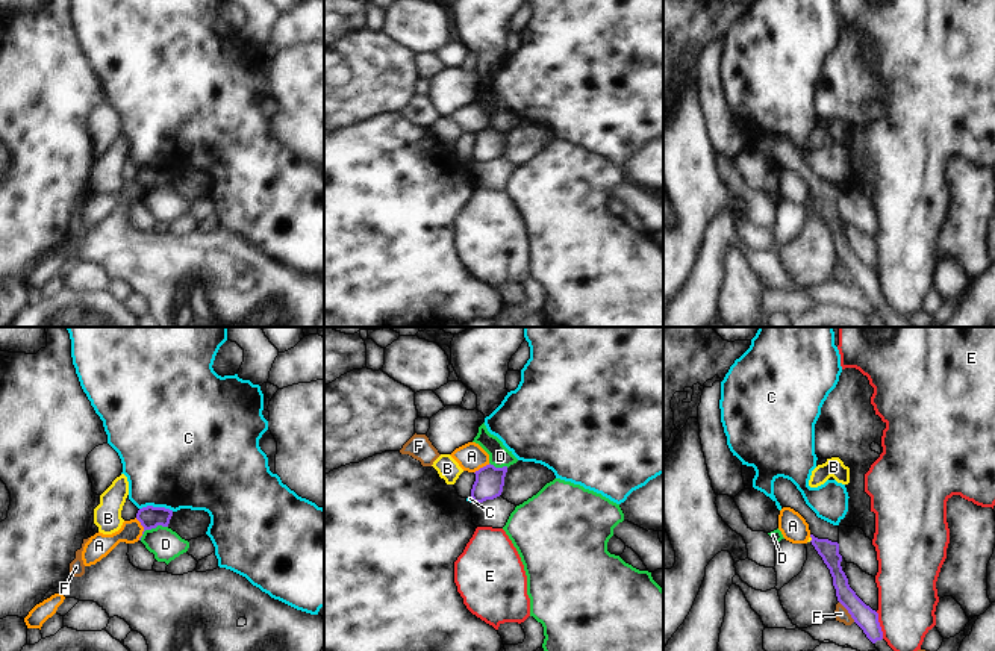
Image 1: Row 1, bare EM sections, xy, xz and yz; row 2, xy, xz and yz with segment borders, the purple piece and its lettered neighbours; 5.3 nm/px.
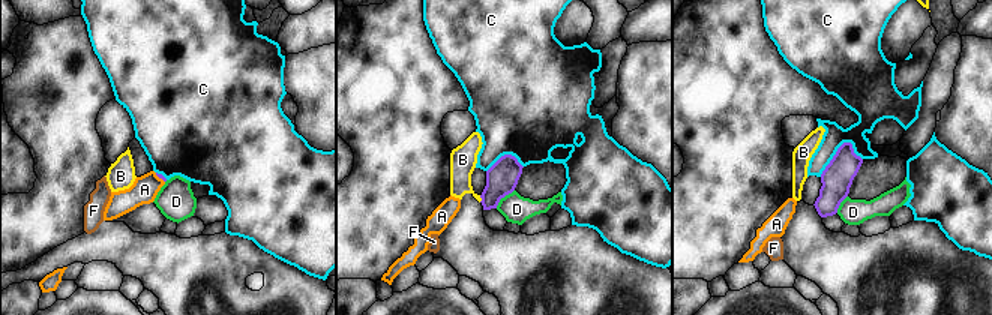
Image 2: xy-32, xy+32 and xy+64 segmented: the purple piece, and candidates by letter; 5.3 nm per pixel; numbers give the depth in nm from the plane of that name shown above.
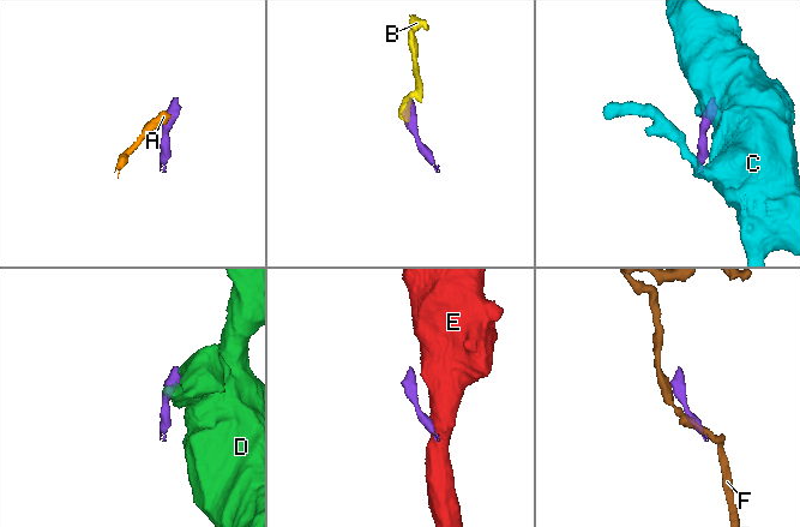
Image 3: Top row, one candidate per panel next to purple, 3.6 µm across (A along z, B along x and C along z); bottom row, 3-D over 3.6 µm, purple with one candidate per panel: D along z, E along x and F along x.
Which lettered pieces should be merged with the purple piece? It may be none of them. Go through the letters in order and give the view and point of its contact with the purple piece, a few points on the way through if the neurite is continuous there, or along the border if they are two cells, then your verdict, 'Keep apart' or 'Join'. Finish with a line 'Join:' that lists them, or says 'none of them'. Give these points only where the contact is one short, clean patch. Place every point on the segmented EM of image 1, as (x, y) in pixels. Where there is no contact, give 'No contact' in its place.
A: Touches purple at xy (144, 529). Boundary: xy (135, 518), (143, 527), (140, 539). Keep apart
B: Touches purple at yz (812, 539). Boundary: yz (810, 536), (809, 541). Keep apart
C: Touches purple at xy (156, 507). Boundary: xy (140, 507), (164, 506), (173, 510). Keep apart
D: Touches purple at xy (152, 527). Boundary: xy (167, 526), (147, 529), (140, 539). Keep apart
E: Touches purple at yz (879, 626). Boundary: yz (876, 612), (883, 638). Keep apart
F: Touches purple at yz (848, 612). Boundary: yz (839, 601), (854, 621). Keep apart
Join: none of them

